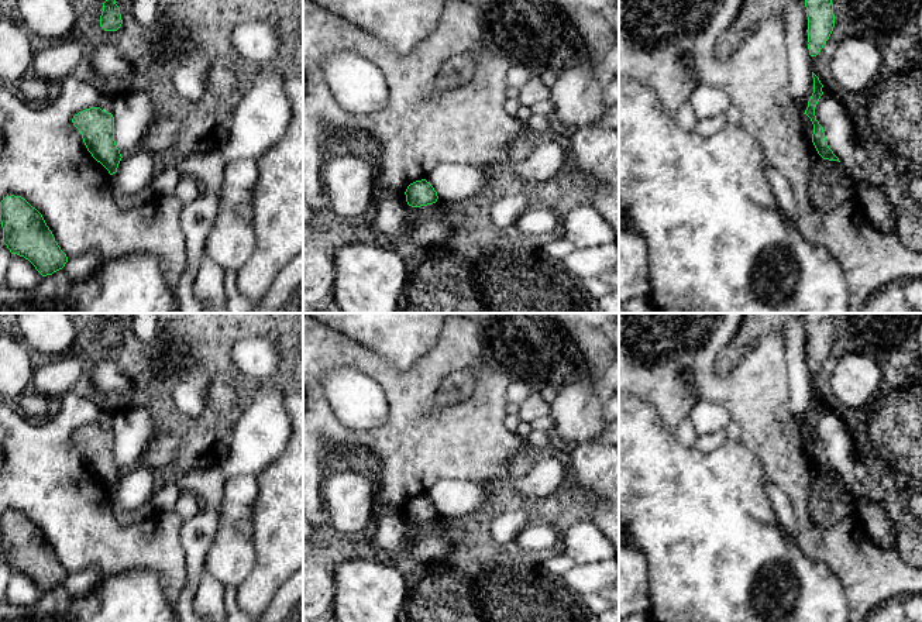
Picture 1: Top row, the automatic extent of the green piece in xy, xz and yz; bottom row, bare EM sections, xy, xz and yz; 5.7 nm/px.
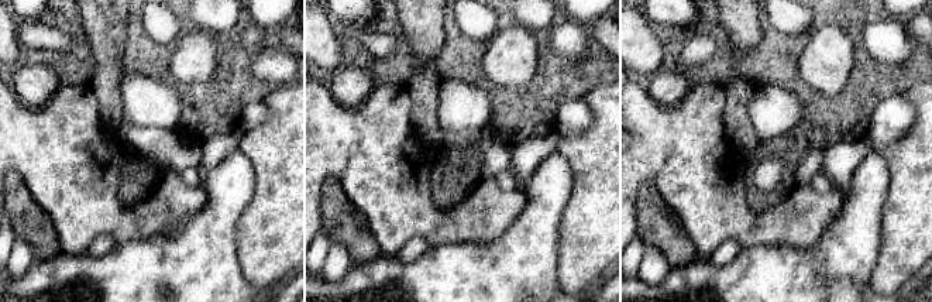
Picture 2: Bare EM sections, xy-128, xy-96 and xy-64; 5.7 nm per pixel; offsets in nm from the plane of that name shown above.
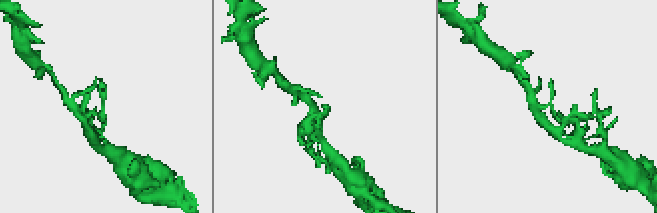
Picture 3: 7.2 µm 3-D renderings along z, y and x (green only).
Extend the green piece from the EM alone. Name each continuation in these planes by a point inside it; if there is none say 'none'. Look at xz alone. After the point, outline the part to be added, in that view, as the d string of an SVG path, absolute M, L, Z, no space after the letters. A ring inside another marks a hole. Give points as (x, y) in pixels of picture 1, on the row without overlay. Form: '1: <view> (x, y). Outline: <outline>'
none

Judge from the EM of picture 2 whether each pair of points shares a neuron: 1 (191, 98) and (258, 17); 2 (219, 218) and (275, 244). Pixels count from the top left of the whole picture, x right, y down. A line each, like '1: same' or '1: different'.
1: same
2: different

